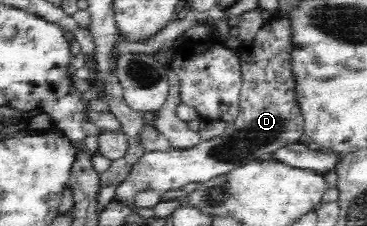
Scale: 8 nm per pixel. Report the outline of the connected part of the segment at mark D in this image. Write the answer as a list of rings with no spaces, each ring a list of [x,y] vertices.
[[[273,17],[265,22],[250,42],[236,48],[240,58],[242,87],[239,91],[239,110],[234,121],[214,139],[200,141],[185,150],[156,150],[144,152],[127,175],[116,186],[114,198],[125,205],[143,190],[156,190],[159,194],[183,189],[191,182],[204,183],[244,163],[264,160],[270,152],[281,146],[304,140],[302,116],[295,105],[293,79],[288,63],[289,23]]]

